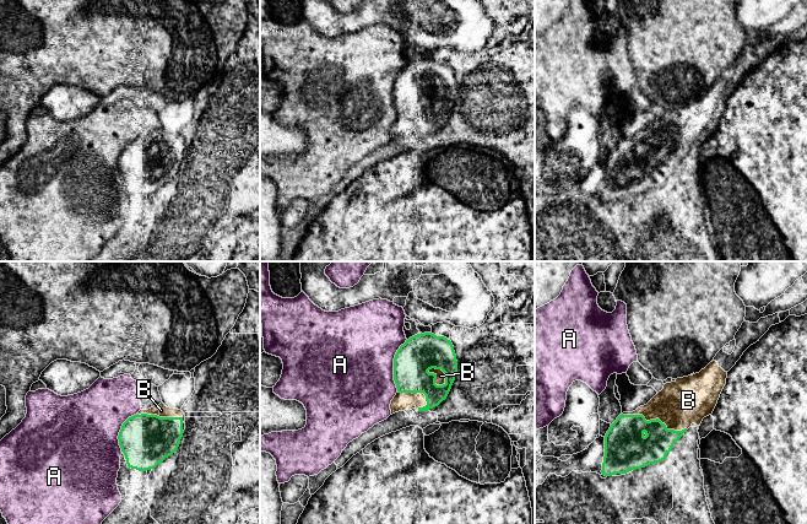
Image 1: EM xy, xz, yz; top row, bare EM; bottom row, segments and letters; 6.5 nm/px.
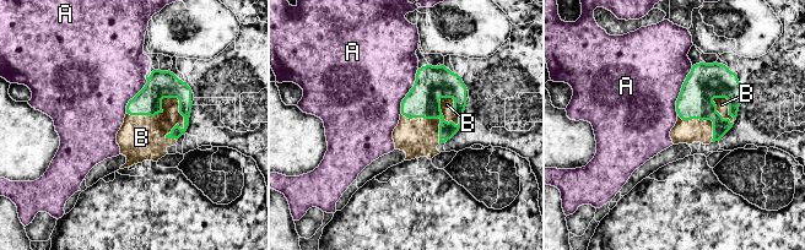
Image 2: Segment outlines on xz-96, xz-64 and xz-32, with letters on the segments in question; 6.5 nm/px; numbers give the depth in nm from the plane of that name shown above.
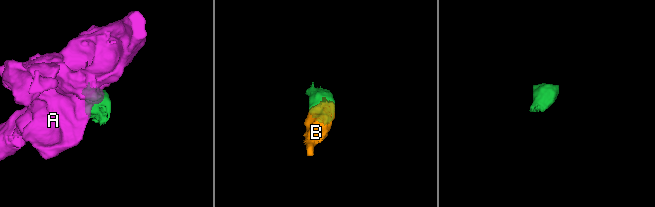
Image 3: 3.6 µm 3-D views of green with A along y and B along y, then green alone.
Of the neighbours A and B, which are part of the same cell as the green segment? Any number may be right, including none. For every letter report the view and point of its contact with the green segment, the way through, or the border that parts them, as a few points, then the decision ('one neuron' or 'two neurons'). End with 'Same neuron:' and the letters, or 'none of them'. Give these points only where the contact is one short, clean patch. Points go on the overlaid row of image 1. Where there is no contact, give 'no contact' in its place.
A: xz (394, 365) | two neurons
B: yz (655, 420) | one neuron
Same neuron: B

